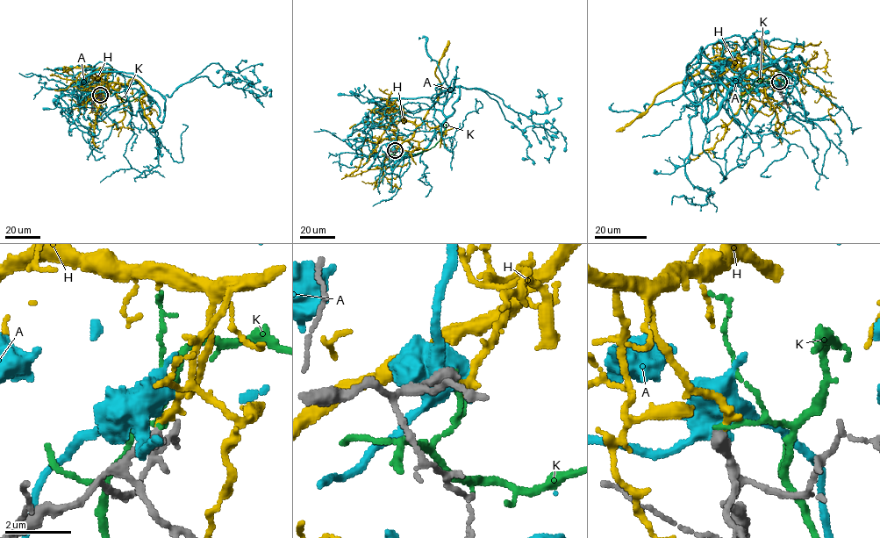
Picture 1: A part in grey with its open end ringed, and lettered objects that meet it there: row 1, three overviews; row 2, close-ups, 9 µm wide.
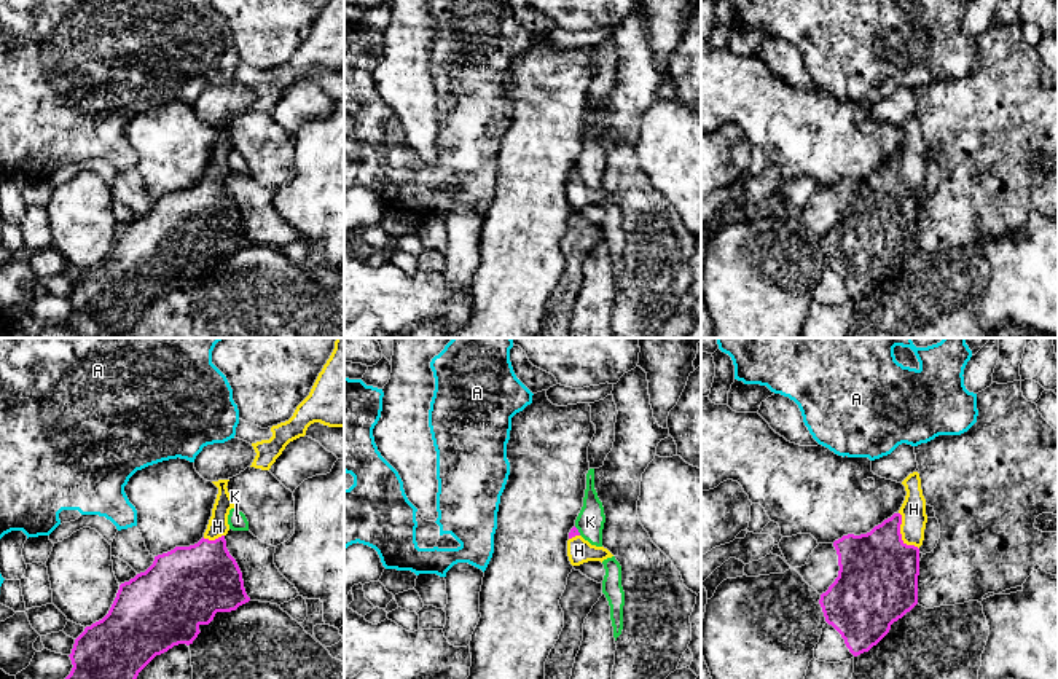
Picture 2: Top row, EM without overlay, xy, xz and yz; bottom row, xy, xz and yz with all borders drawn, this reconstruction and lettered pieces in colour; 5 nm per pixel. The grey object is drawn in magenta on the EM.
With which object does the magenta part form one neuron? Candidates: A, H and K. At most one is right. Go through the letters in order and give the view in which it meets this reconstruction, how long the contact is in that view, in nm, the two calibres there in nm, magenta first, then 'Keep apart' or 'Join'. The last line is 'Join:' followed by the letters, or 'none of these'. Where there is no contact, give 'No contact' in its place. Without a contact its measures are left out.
A: No contact. Keep apart
H: Touches magenta in yz. Shared border 220 nm. Thickness 400 nm (magenta) against 130 nm. Join
K: Touches magenta in xz. Shared border 60 nm. Thickness 50 nm (magenta) against 140 nm. Keep apart
Join: H

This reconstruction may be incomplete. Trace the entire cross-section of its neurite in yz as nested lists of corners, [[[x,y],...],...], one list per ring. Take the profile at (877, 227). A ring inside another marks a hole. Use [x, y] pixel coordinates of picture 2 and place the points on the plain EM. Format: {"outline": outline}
{"outline": [[[918,115],[910,116],[902,128],[907,139],[897,156],[867,177],[848,177],[833,185],[840,214],[821,237],[819,247],[825,265],[841,277],[854,300],[876,288],[891,268],[918,247],[919,190],[927,166],[926,142]]]}

